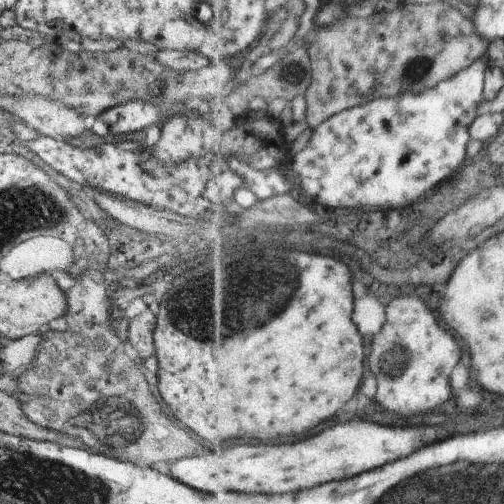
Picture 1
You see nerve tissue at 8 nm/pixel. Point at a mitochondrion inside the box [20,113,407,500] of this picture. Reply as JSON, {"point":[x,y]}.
{"point":[206,314]}

